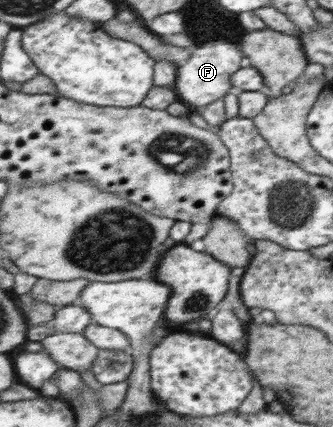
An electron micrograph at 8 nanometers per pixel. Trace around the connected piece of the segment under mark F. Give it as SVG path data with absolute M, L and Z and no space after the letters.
M231 42L203 44L190 54L182 66L176 67L173 91L179 96L180 102L182 104L185 102L191 110L215 102L217 99L221 99L221 96L225 96L227 90L232 86L231 78L233 72L239 70L241 58L243 58L243 54Z

